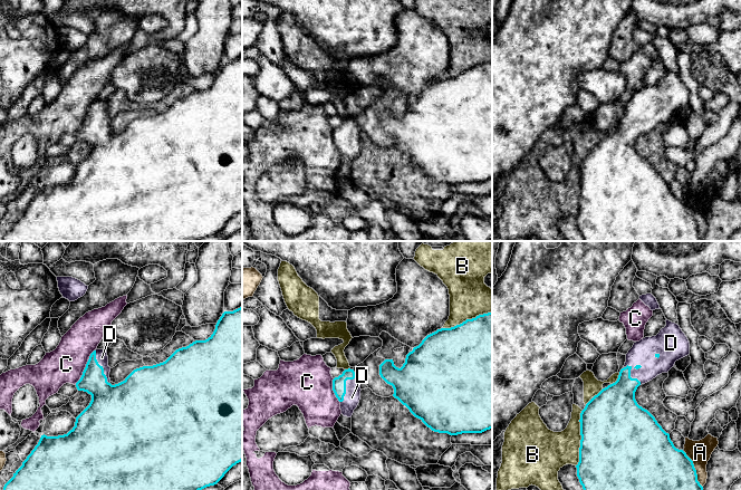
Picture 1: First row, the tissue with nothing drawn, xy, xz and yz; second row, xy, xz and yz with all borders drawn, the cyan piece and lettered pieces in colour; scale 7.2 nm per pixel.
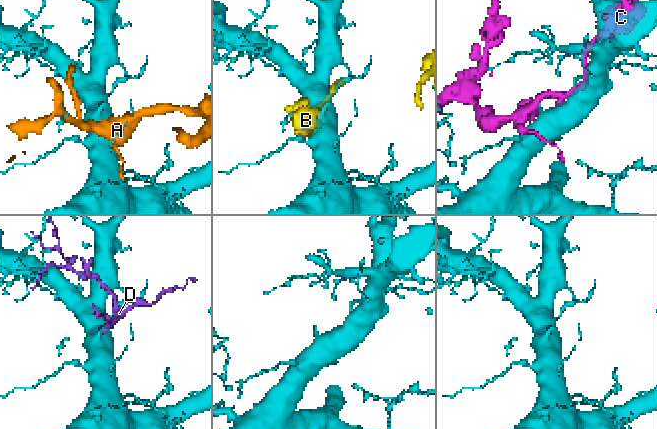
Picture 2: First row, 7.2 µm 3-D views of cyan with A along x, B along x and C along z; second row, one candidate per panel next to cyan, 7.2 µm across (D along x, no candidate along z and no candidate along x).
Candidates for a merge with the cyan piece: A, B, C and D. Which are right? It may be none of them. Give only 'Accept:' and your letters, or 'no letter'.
Accept: D

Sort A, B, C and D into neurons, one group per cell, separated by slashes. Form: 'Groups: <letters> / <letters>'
Groups: A / B / C / D

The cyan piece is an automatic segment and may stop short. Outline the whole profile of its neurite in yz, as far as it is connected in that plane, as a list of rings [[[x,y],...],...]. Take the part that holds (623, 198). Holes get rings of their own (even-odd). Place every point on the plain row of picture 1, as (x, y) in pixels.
[[[667,69],[665,71],[666,76],[656,86],[634,93],[626,104],[626,112],[617,131],[595,145],[580,163],[581,190],[576,218],[584,241],[703,241],[693,211],[683,200],[674,196],[670,184],[635,150],[635,142],[639,135],[667,123],[676,111],[690,104],[690,92],[680,76]]]

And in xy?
[[[242,56],[233,61],[224,61],[218,70],[213,84],[208,89],[195,90],[186,97],[176,99],[163,113],[136,118],[123,132],[115,135],[110,134],[109,122],[107,100],[96,98],[90,104],[80,129],[76,133],[78,141],[84,141],[92,145],[89,155],[76,167],[75,176],[67,184],[58,186],[41,185],[38,194],[22,212],[22,215],[4,234],[3,241],[200,241],[206,237],[216,234],[233,215],[242,211]]]

